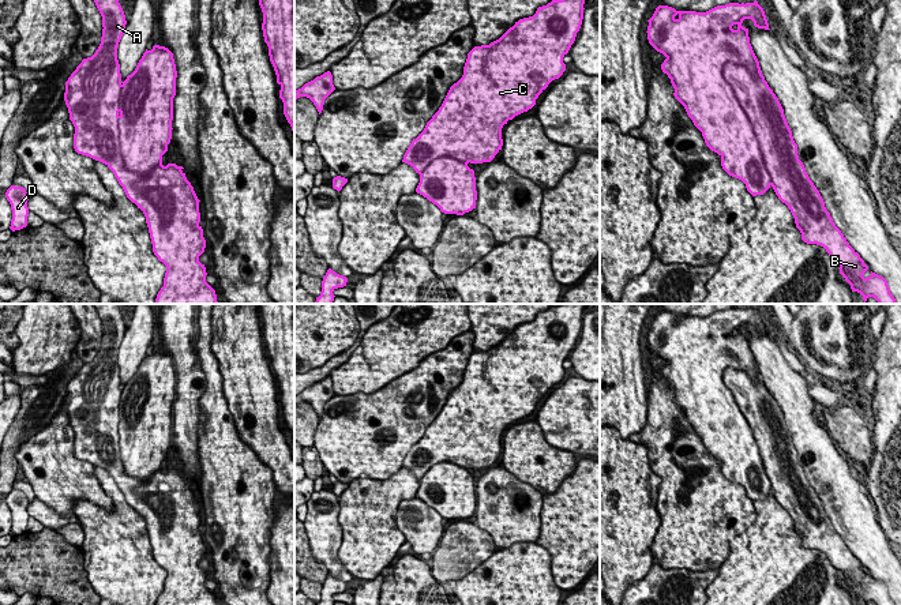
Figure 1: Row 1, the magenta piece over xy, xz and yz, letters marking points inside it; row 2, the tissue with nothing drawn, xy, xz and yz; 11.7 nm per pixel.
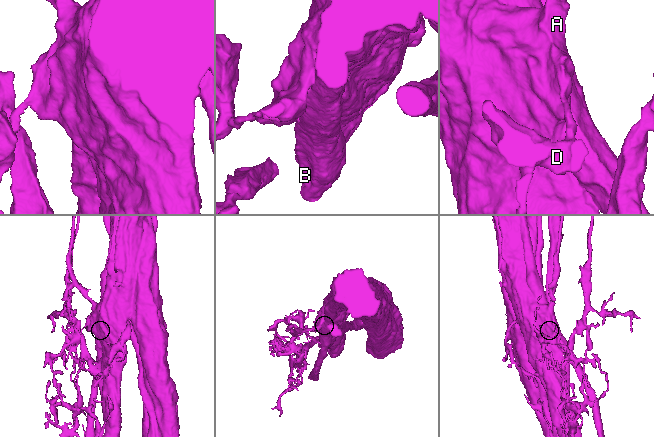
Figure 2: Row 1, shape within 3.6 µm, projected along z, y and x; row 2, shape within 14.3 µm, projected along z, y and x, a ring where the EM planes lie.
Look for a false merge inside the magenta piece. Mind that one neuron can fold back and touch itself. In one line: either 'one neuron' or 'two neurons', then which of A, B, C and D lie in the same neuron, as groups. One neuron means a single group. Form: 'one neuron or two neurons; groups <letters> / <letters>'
two neurons; groups A C D / B

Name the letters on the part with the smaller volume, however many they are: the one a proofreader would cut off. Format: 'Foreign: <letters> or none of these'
Foreign: B

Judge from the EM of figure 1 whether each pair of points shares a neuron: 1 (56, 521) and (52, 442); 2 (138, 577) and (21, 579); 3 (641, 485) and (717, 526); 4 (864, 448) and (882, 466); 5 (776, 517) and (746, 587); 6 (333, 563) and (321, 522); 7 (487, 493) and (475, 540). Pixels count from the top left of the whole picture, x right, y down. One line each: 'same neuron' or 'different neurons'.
1: different neurons
2: different neurons
3: different neurons
4: different neurons
5: same neuron
6: same neuron
7: different neurons

